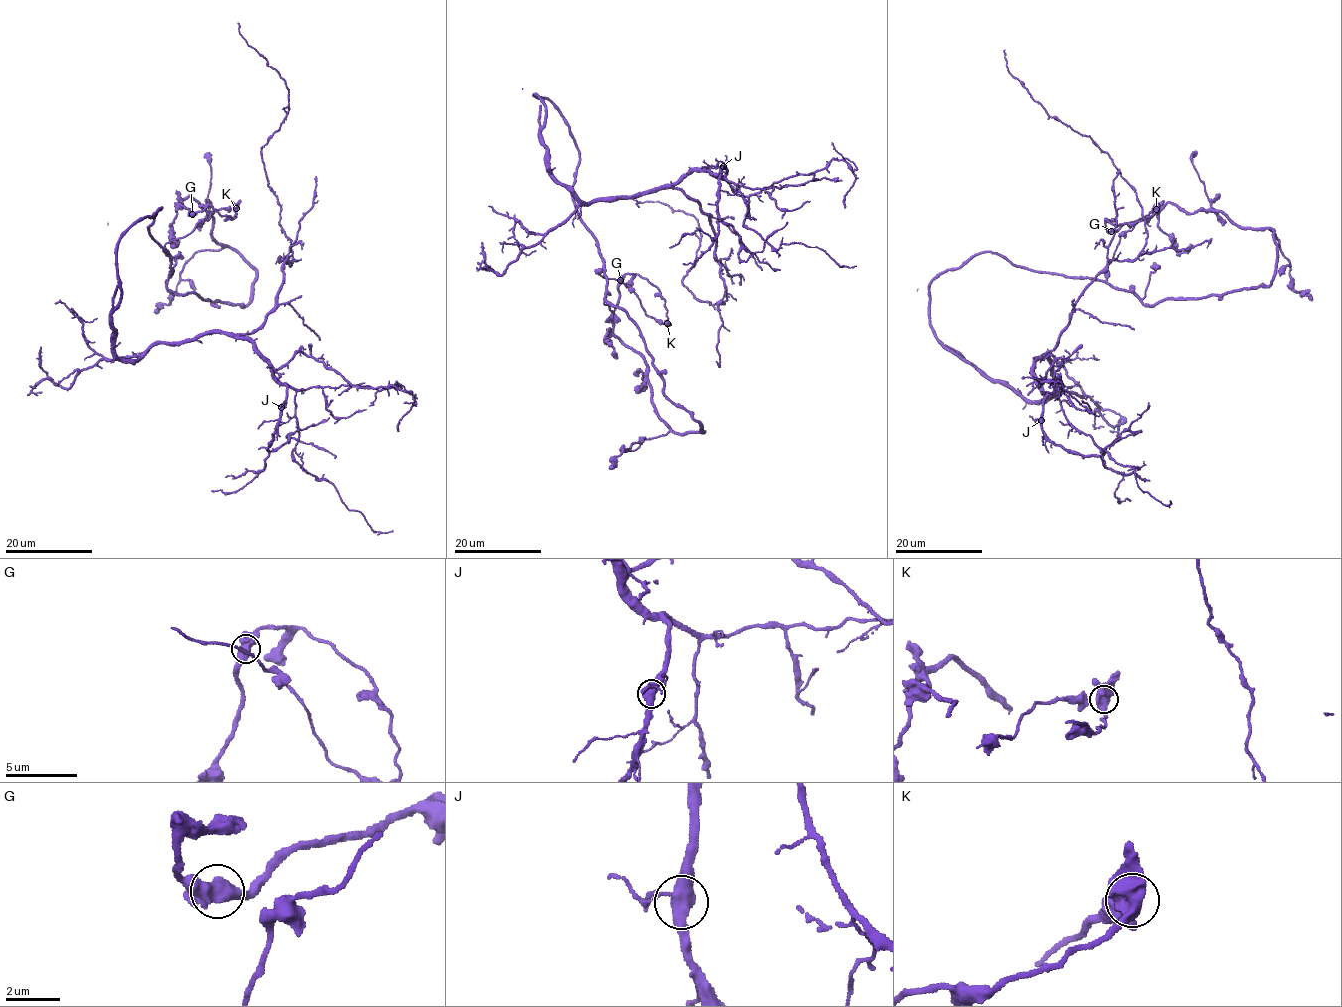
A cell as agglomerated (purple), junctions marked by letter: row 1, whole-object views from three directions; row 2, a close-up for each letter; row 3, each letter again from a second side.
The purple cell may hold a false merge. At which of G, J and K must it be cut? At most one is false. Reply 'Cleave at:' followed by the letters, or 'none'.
Cleave at: none

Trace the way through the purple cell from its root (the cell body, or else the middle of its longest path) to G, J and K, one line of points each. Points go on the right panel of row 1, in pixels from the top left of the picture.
G: (929, 292), (985, 252), (1106, 281), (1148, 306), (1274, 275), (1274, 231), (1220, 212), (1168, 202), (1111, 231)
J: (929, 292), (935, 337), (1031, 400), (1055, 391), (1047, 355), (1033, 370), (1045, 395), (1040, 421)
K: (929, 292), (985, 252), (1106, 281), (1148, 306), (1270, 283), (1269, 228), (1168, 202), (1105, 227), (1156, 209)

